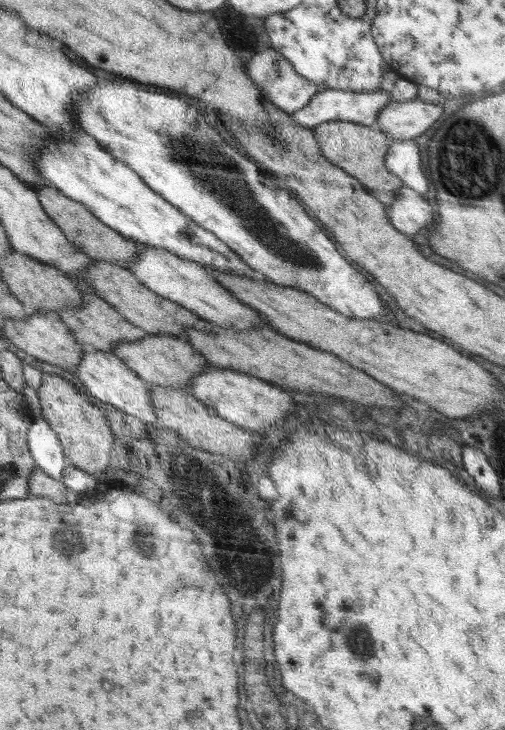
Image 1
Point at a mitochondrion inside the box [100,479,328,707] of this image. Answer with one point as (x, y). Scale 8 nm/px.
(148, 543)

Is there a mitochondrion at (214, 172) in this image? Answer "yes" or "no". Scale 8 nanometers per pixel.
yes

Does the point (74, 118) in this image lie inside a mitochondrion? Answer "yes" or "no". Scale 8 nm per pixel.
no

